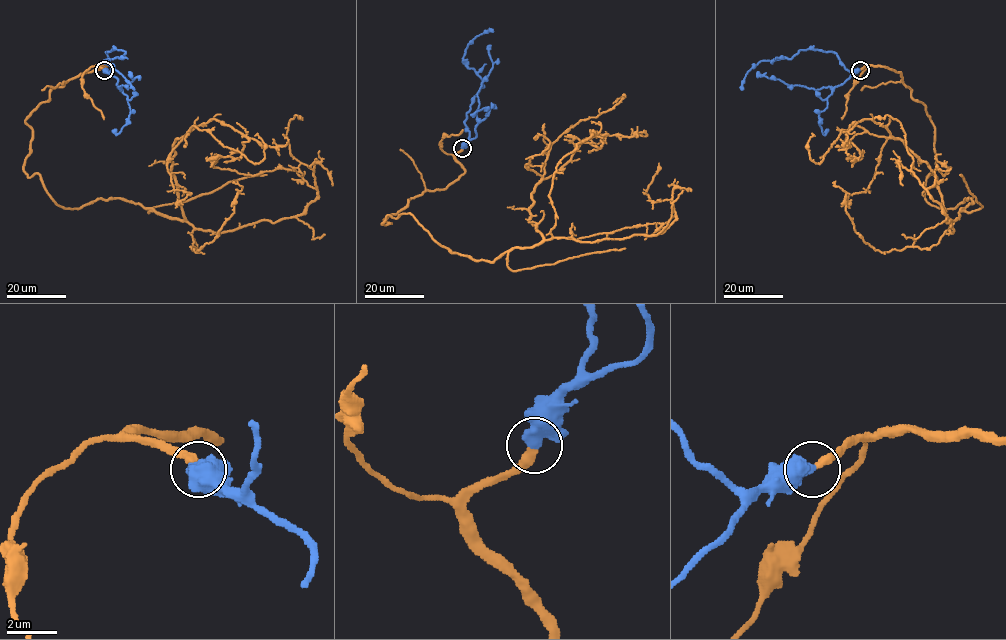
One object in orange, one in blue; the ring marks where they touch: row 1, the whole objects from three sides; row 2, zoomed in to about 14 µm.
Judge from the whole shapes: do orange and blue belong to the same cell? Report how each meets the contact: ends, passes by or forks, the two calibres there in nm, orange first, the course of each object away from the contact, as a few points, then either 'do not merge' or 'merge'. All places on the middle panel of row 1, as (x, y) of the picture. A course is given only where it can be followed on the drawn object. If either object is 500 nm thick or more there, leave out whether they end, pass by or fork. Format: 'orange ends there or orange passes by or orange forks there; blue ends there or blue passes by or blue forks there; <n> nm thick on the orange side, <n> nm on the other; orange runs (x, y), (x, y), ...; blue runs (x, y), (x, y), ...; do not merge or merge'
360 nm thick on the orange side, 700 nm on the other; orange runs (462, 149), (457, 180), (382, 223), (410, 213), (494, 261), (676, 216), (574, 229); blue runs (463, 148), (469, 136), (466, 114), (483, 86), (463, 59), (465, 49), (477, 36), (492, 29); merge

